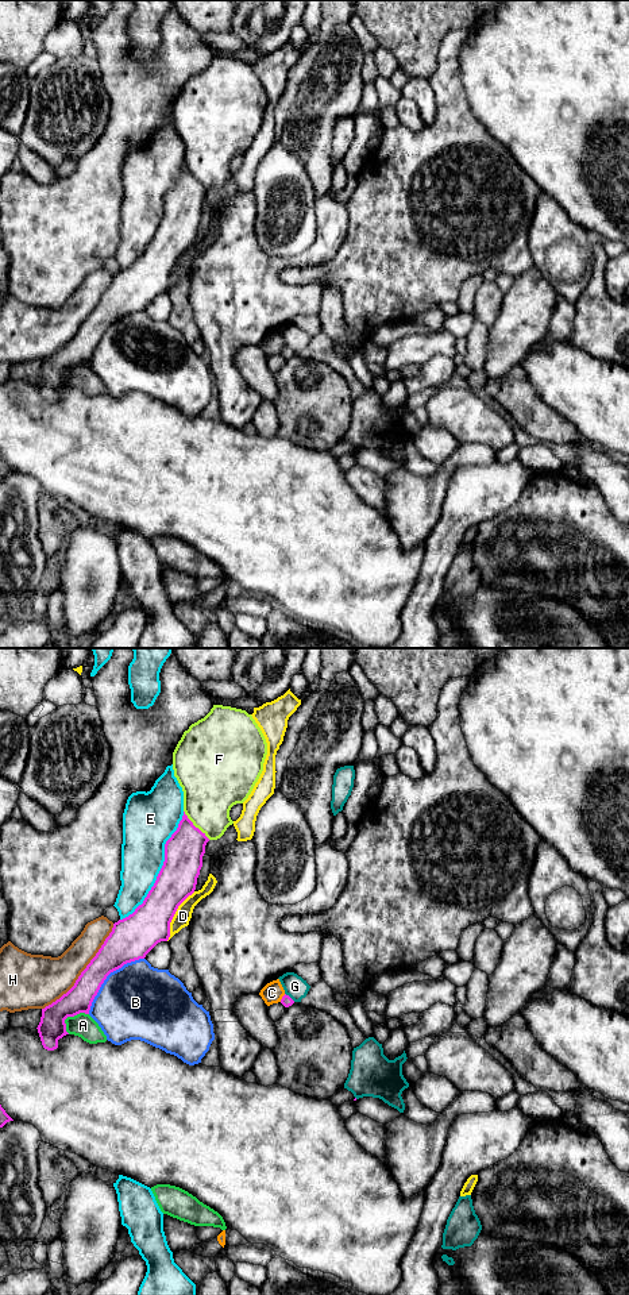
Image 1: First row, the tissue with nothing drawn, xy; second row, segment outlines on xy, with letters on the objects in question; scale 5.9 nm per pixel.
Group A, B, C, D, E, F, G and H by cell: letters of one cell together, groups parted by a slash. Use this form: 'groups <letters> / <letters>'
groups A / B / C / D / E / F / G / H

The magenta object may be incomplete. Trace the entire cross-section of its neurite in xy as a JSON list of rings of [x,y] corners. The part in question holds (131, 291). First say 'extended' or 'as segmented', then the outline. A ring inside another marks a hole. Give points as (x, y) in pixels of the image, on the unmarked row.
as segmented; [[[184,163],[177,182],[165,196],[163,217],[143,255],[139,257],[132,266],[113,275],[112,284],[96,308],[81,324],[74,338],[59,351],[42,361],[40,374],[36,381],[45,401],[57,401],[58,392],[69,386],[65,375],[67,369],[74,369],[80,365],[89,366],[94,348],[111,324],[121,320],[127,315],[144,311],[158,294],[169,292],[170,274],[178,258],[196,242],[208,193],[209,190],[205,185],[196,180]]]

